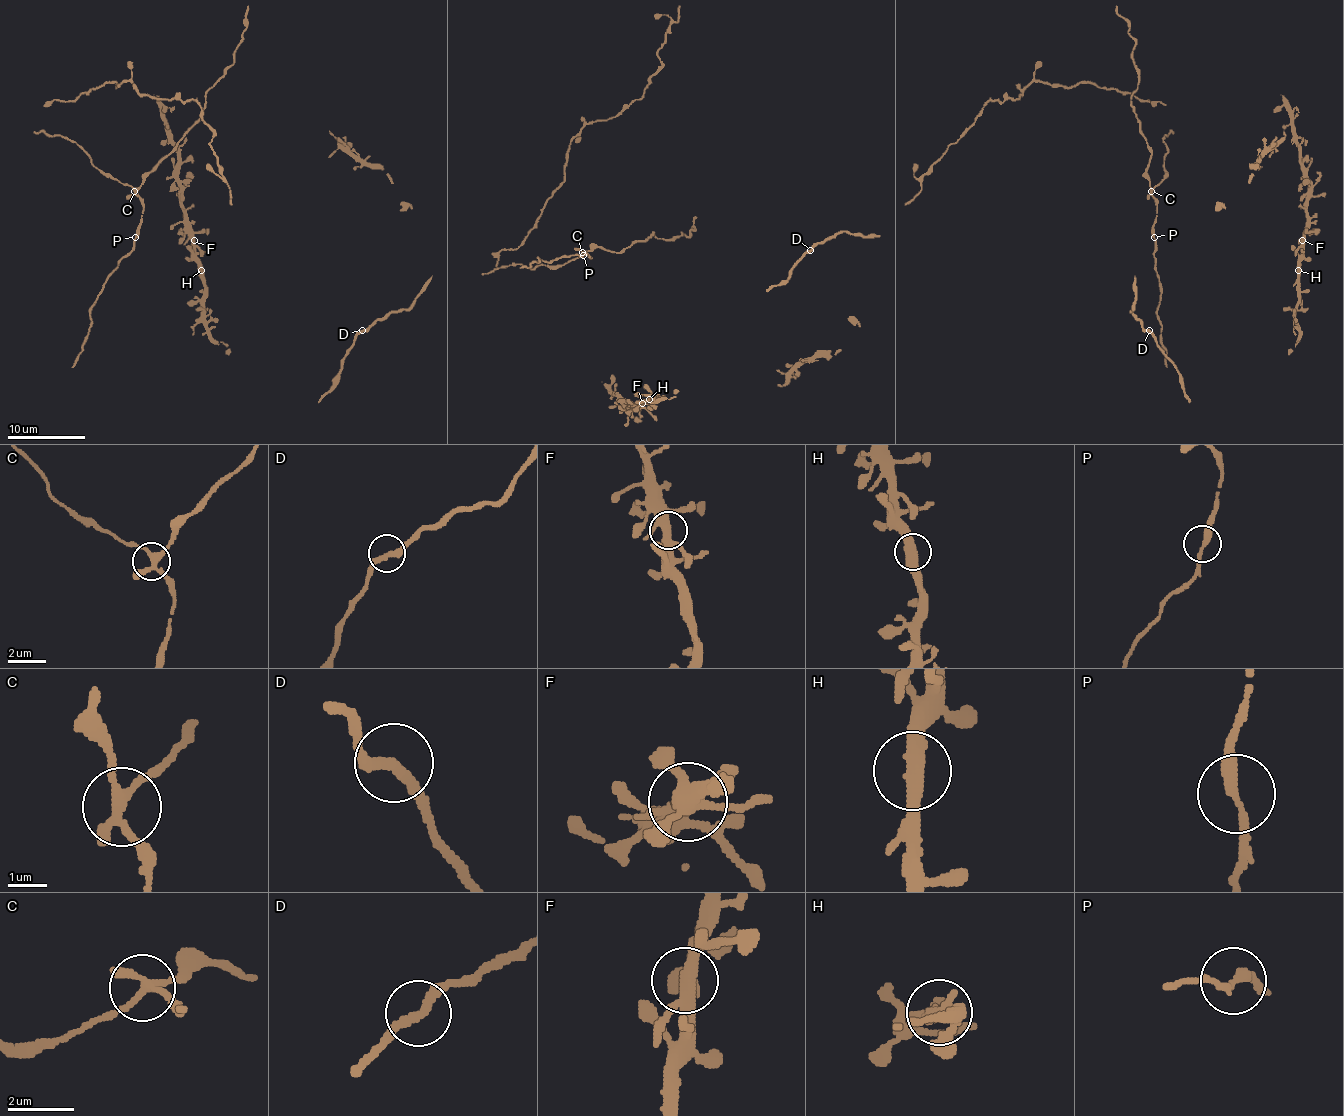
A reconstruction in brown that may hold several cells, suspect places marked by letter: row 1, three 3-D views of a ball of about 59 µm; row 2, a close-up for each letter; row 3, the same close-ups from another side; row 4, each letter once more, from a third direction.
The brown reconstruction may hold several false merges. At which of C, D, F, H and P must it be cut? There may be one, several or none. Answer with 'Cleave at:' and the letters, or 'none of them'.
Cleave at: none of them

